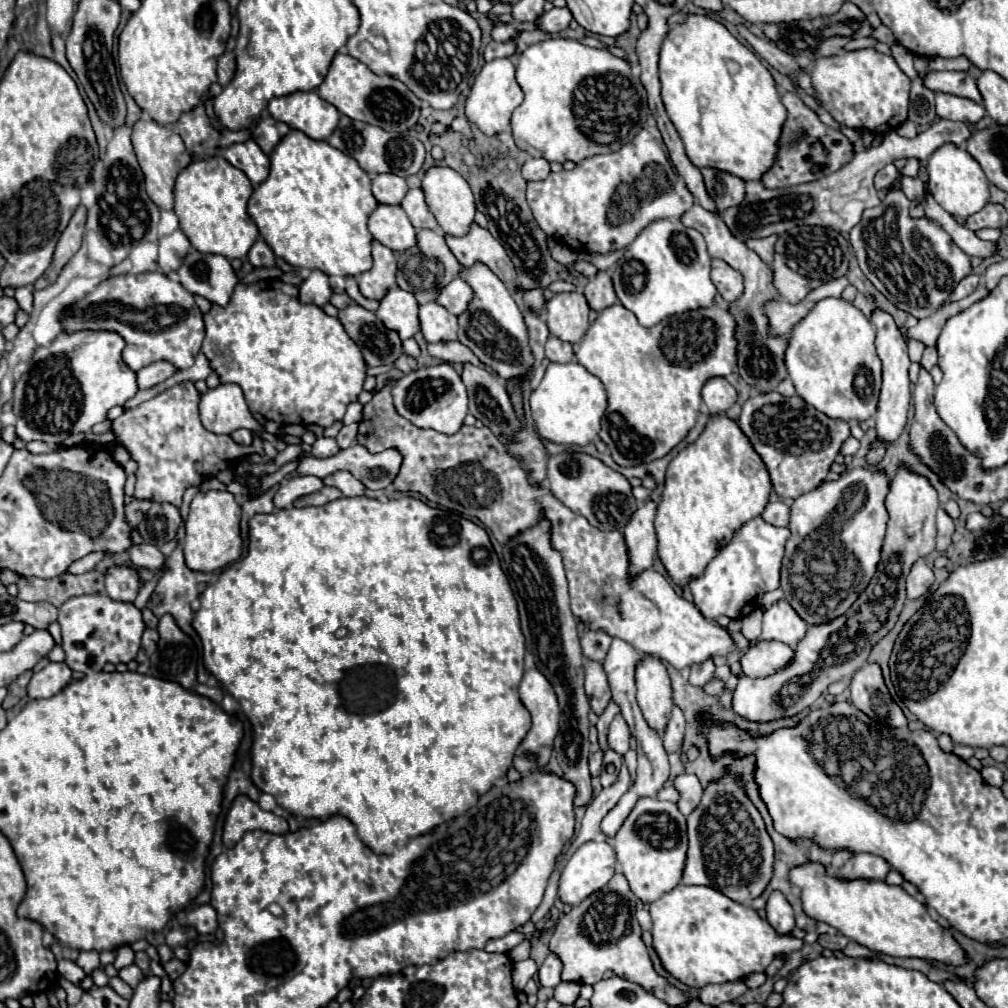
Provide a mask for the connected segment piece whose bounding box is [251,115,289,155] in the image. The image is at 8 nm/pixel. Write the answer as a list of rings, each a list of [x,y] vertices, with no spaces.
[[[265,115],[251,131],[253,141],[263,149],[263,153],[271,155],[273,149],[277,147],[277,143],[289,133],[289,125],[281,123],[269,115]]]

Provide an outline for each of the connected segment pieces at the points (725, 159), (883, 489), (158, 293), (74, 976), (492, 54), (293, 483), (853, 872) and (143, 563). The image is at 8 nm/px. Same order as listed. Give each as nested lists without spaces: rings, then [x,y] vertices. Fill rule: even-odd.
[[[689,15],[683,25],[673,25],[661,45],[659,59],[661,97],[669,119],[679,131],[689,161],[695,167],[711,167],[743,181],[759,181],[777,161],[779,137],[787,119],[775,81],[753,51],[741,45],[721,23],[705,15]]]
[[[855,467],[841,475],[837,481],[823,481],[817,489],[803,493],[793,501],[789,521],[791,537],[785,545],[785,557],[781,567],[781,589],[785,593],[785,601],[807,623],[819,625],[843,615],[859,597],[859,593],[869,585],[881,557],[881,545],[889,521],[889,513],[885,509],[887,493],[889,477],[883,469]],[[833,531],[837,531],[837,541],[841,541],[845,549],[833,549]]]
[[[161,273],[123,275],[99,283],[85,299],[71,305],[65,315],[65,331],[107,329],[117,331],[125,339],[123,361],[139,371],[153,361],[171,361],[177,369],[193,365],[205,335],[203,315],[195,299],[183,285]]]
[[[67,959],[57,961],[57,971],[59,971],[61,977],[65,977],[67,981],[71,981],[71,983],[75,983],[75,985],[85,977],[85,971],[83,971],[77,963],[67,961]]]
[[[515,39],[507,41],[507,43],[495,43],[495,41],[491,41],[491,43],[485,47],[483,57],[485,57],[485,61],[493,61],[493,59],[497,59],[497,57],[511,57],[511,55],[515,53],[515,47],[517,47]]]
[[[289,477],[285,481],[281,481],[281,487],[273,499],[273,503],[281,509],[291,507],[291,503],[303,495],[315,493],[323,489],[323,481],[319,477]]]
[[[859,853],[853,855],[841,869],[837,869],[835,877],[843,881],[855,881],[855,879],[869,879],[869,881],[883,881],[889,873],[887,861],[883,861],[877,855]]]
[[[145,543],[129,547],[129,557],[131,557],[133,567],[149,569],[149,571],[157,571],[165,561],[165,557],[155,545],[145,545]]]

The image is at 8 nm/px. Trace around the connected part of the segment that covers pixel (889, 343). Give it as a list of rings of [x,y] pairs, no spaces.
[[[881,307],[873,309],[869,321],[877,329],[875,345],[877,345],[877,353],[879,353],[881,361],[883,361],[883,387],[881,387],[881,397],[879,397],[879,413],[875,415],[875,427],[877,427],[877,433],[881,439],[895,441],[905,427],[907,409],[909,409],[909,401],[911,401],[911,381],[907,375],[911,361],[907,355],[907,341],[905,341],[903,333],[899,331],[893,315],[883,311]]]

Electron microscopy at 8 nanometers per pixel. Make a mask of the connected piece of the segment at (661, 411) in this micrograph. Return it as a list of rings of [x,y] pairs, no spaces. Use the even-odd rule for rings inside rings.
[[[621,303],[607,307],[597,315],[595,323],[577,345],[577,361],[599,381],[603,381],[609,407],[601,419],[601,441],[609,447],[611,457],[621,467],[635,467],[665,457],[681,443],[699,417],[701,389],[711,377],[727,377],[735,369],[735,323],[723,307],[695,309],[683,315],[673,315],[655,327],[643,327],[637,317]]]

